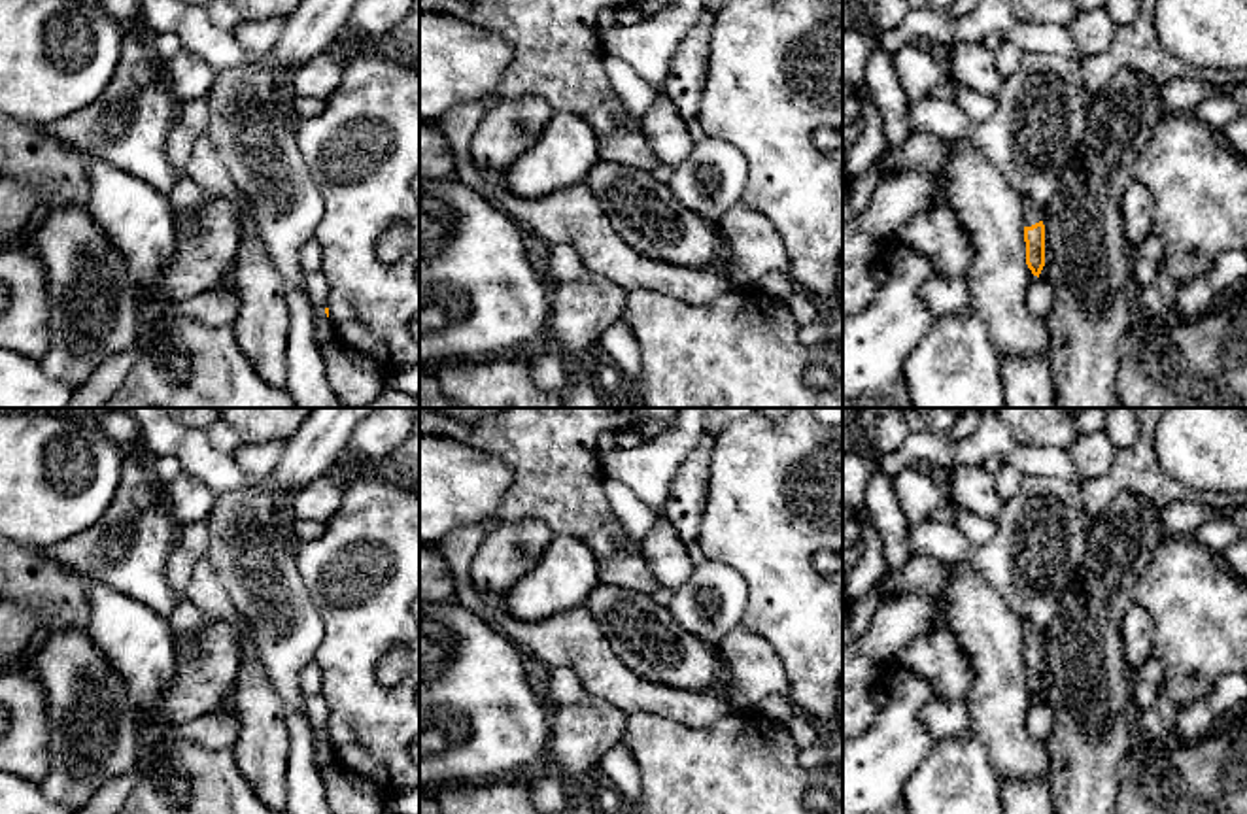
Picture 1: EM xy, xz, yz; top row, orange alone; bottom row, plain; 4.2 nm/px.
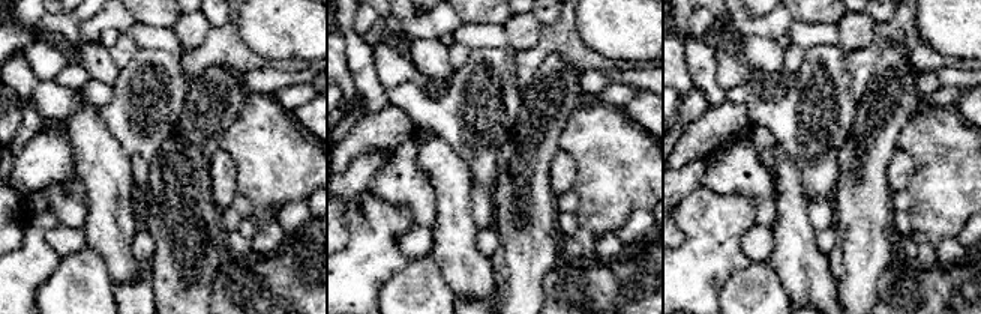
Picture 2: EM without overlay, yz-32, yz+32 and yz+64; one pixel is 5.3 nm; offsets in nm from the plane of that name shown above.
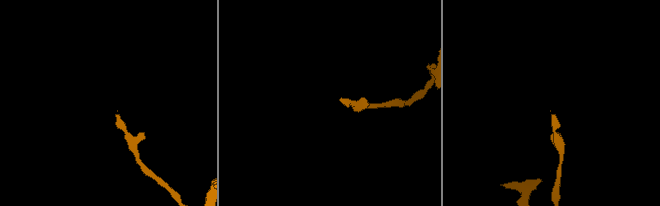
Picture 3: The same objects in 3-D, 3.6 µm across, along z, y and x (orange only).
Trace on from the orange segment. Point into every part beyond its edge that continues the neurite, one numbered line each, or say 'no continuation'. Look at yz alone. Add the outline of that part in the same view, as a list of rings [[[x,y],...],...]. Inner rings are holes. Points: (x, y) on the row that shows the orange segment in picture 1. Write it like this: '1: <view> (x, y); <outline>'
1: yz (1030, 216); [[[1024,198],[1022,206],[1024,206],[1024,227],[1032,227],[1041,221],[1041,217],[1035,212],[1033,202],[1030,198]]]

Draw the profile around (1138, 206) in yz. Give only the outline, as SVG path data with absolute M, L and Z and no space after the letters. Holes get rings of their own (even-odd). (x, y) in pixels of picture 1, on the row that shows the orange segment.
M1134 179L1122 195L1124 234L1132 251L1153 234L1153 215L1153 195L1143 183Z

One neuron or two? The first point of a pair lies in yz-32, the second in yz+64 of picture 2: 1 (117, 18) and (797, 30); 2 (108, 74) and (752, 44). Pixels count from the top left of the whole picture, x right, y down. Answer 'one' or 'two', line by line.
1: two
2: one

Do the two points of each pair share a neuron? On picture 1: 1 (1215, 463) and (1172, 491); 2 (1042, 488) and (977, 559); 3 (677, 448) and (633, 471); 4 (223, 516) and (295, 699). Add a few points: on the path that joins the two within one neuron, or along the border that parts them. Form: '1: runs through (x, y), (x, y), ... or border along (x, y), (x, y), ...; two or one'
1: border along (1153, 450), (1159, 463), (1179, 482), (1225, 493); two
2: runs through (1034, 507), (996, 546); one
3: runs through (666, 454), (645, 469); one
4: runs through (252, 561), (282, 610), (284, 654); one

